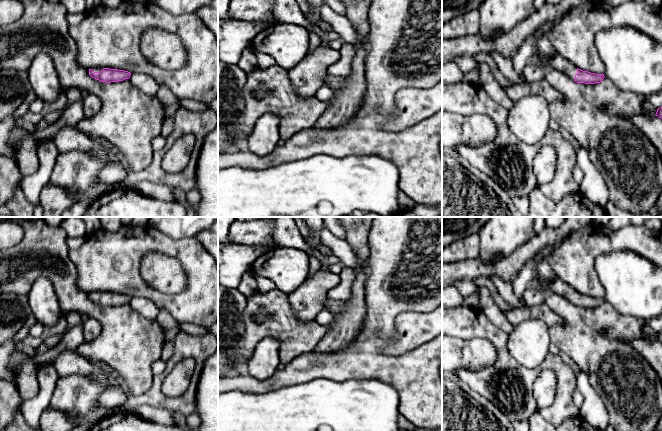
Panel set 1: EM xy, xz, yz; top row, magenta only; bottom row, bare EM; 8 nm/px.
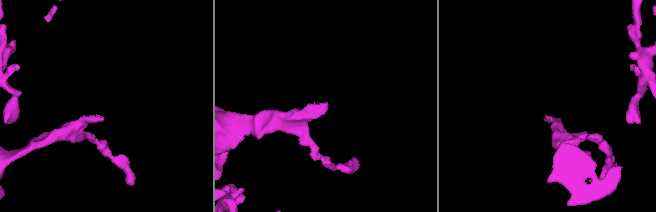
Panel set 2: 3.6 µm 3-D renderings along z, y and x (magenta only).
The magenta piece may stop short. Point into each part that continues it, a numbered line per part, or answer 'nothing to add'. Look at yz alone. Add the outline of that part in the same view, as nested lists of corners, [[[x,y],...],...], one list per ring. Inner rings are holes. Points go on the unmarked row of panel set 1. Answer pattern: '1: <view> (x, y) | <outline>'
1: yz (557, 286) | [[[556,278],[553,282],[549,284],[548,293],[559,294],[573,304],[577,297],[577,291],[559,278]]]

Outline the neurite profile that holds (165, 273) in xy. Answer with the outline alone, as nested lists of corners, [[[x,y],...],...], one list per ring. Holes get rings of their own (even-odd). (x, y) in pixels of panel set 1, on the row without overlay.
[[[158,250],[145,254],[140,274],[152,288],[164,293],[179,293],[188,287],[188,272],[180,260]]]

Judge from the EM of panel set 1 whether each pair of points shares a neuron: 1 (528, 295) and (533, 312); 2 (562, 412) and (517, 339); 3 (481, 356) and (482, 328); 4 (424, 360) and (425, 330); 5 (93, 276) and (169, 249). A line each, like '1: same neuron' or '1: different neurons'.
1: different neurons
2: different neurons
3: different neurons
4: different neurons
5: same neuron

